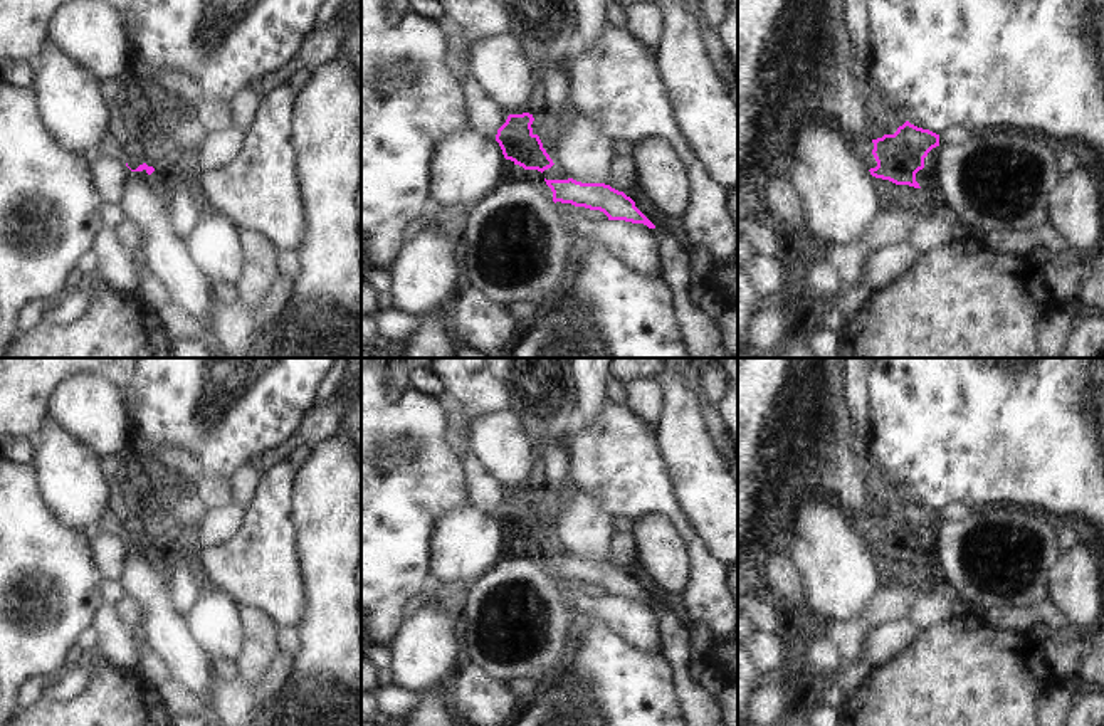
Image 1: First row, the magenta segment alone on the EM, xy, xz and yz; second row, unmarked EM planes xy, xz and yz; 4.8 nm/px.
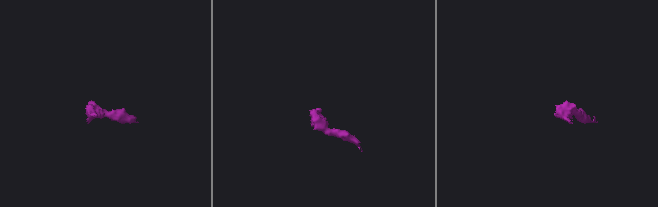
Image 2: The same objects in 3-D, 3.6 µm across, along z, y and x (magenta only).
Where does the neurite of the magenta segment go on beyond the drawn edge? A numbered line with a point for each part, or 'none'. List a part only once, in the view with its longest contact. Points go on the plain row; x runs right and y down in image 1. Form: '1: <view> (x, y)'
none

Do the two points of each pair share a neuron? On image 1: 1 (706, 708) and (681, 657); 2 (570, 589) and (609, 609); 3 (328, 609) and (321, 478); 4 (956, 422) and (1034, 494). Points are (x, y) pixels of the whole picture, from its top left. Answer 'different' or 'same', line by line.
1: same
2: same
3: same
4: same

